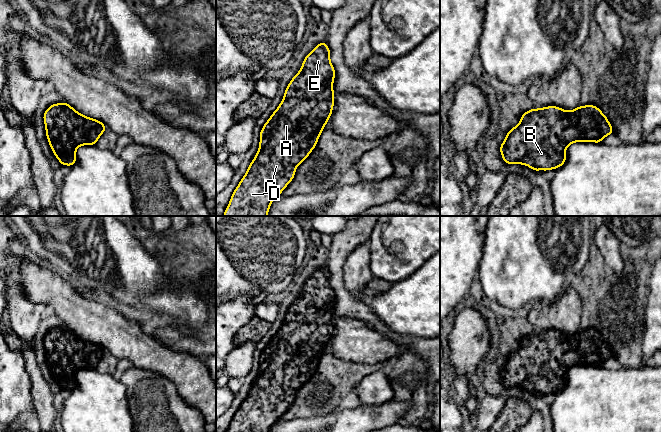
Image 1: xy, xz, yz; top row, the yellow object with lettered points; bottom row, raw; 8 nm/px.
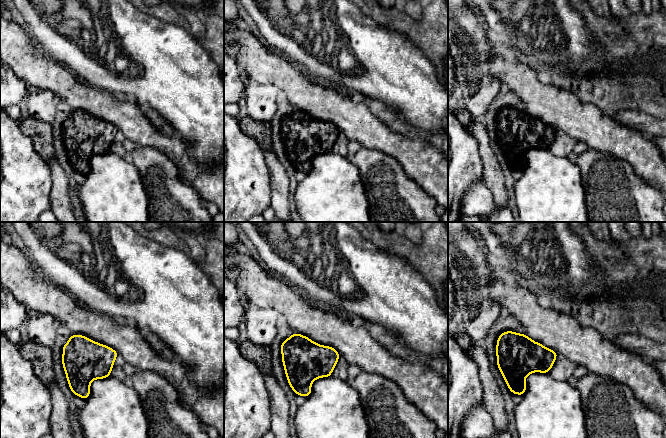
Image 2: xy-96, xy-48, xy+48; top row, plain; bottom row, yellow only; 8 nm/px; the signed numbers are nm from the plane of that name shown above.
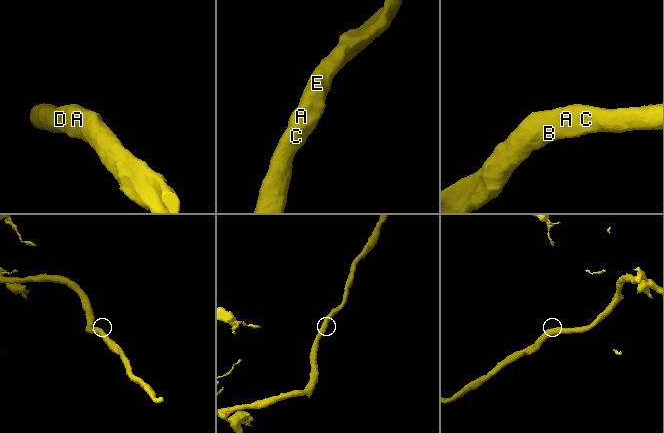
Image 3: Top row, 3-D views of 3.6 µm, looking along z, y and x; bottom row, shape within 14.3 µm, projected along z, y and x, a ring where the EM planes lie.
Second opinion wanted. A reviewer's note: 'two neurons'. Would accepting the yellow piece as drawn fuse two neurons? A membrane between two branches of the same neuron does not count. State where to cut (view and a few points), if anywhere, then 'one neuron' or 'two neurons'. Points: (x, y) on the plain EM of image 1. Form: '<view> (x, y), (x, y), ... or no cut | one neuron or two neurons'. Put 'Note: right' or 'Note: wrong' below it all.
no cut | one neuron
Note: wrong

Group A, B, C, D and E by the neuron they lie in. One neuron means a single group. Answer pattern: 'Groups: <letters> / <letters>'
Groups: A B C D E

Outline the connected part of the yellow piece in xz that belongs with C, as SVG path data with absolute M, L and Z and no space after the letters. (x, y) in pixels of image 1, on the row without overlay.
M326 266L319 267L304 283L299 296L288 308L282 326L260 356L259 374L232 418L227 432L270 432L271 427L293 404L295 394L315 372L334 331L333 306L335 294Z

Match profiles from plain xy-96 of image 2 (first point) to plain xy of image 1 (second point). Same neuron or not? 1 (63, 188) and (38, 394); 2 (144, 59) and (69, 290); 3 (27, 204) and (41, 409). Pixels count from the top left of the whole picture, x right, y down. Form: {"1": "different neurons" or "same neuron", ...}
{"1": "same neuron", "2": "different neurons", "3": "different neurons"}

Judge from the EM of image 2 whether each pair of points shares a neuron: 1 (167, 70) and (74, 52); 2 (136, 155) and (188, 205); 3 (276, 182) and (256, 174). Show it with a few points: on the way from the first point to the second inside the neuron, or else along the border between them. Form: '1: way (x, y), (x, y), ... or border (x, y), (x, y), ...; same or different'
1: way (144, 83), (115, 83), (97, 75); same
2: way (149, 168), (175, 196); same
3: border (265, 157), (270, 177), (271, 204); different

